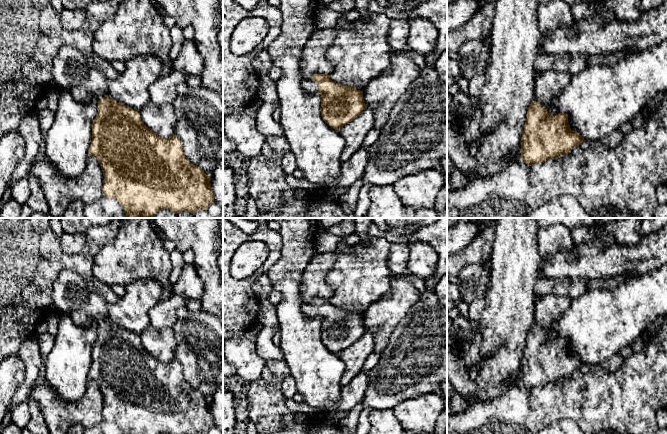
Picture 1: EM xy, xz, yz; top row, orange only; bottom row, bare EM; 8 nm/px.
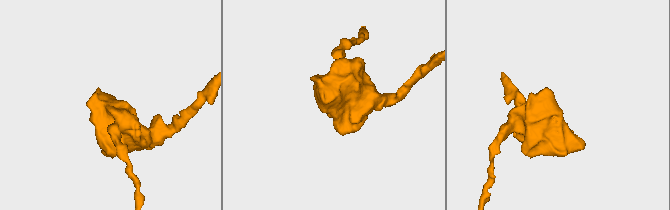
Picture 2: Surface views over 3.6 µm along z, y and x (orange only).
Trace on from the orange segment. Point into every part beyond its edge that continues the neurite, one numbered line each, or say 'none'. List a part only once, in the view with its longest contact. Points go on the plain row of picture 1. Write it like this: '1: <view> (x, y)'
1: xz (308, 309)

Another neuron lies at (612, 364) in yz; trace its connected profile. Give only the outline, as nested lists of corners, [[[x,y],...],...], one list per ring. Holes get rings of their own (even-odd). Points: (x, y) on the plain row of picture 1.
[[[616,354],[613,357],[603,361],[600,366],[609,373],[614,373],[622,366],[623,363],[624,359],[619,354]]]

